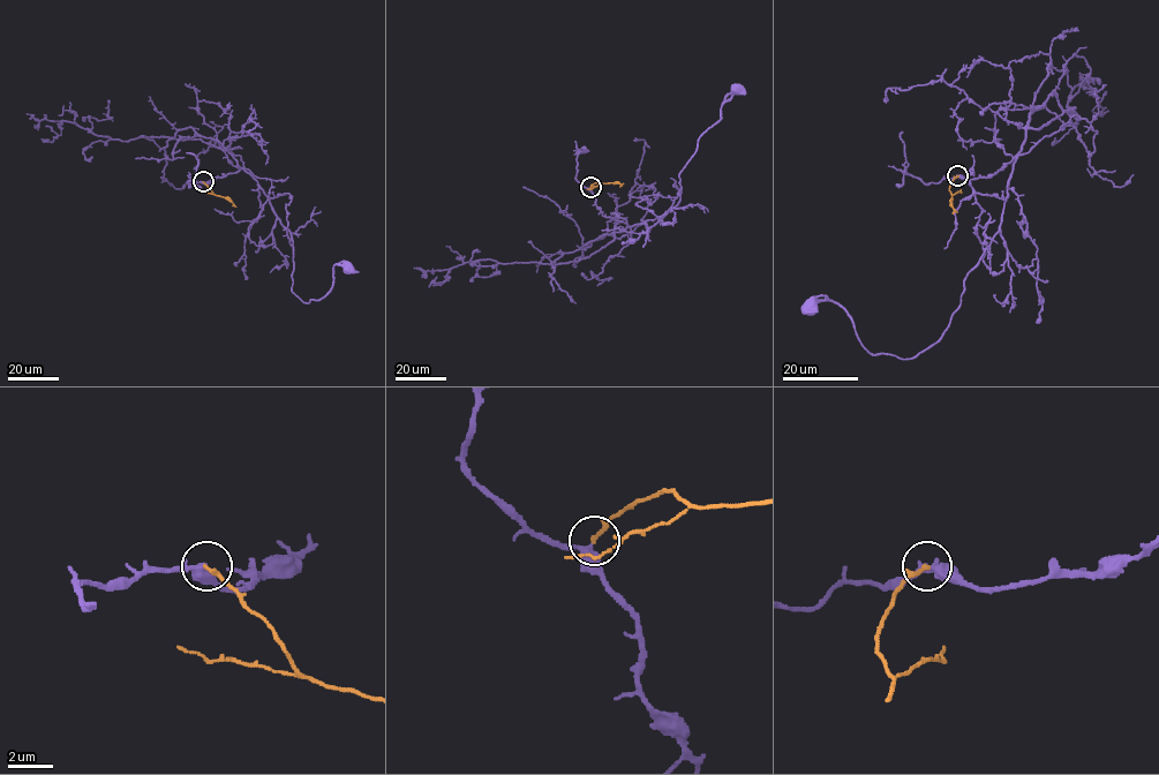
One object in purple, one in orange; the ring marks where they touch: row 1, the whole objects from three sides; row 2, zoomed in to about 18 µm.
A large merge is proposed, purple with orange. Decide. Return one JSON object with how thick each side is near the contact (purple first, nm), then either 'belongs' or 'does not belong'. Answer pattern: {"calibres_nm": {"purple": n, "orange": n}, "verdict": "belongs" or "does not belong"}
{"calibres_nm": {"purple": 360, "orange": 130}, "verdict": "belongs"}

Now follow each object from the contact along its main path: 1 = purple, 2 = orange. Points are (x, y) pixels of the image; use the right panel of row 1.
1: (958, 175), (987, 178), (1016, 156), (1000, 228), (935, 343), (909, 359), (872, 354), (837, 303), (810, 303)
2: (958, 175), (949, 190), (953, 213)

